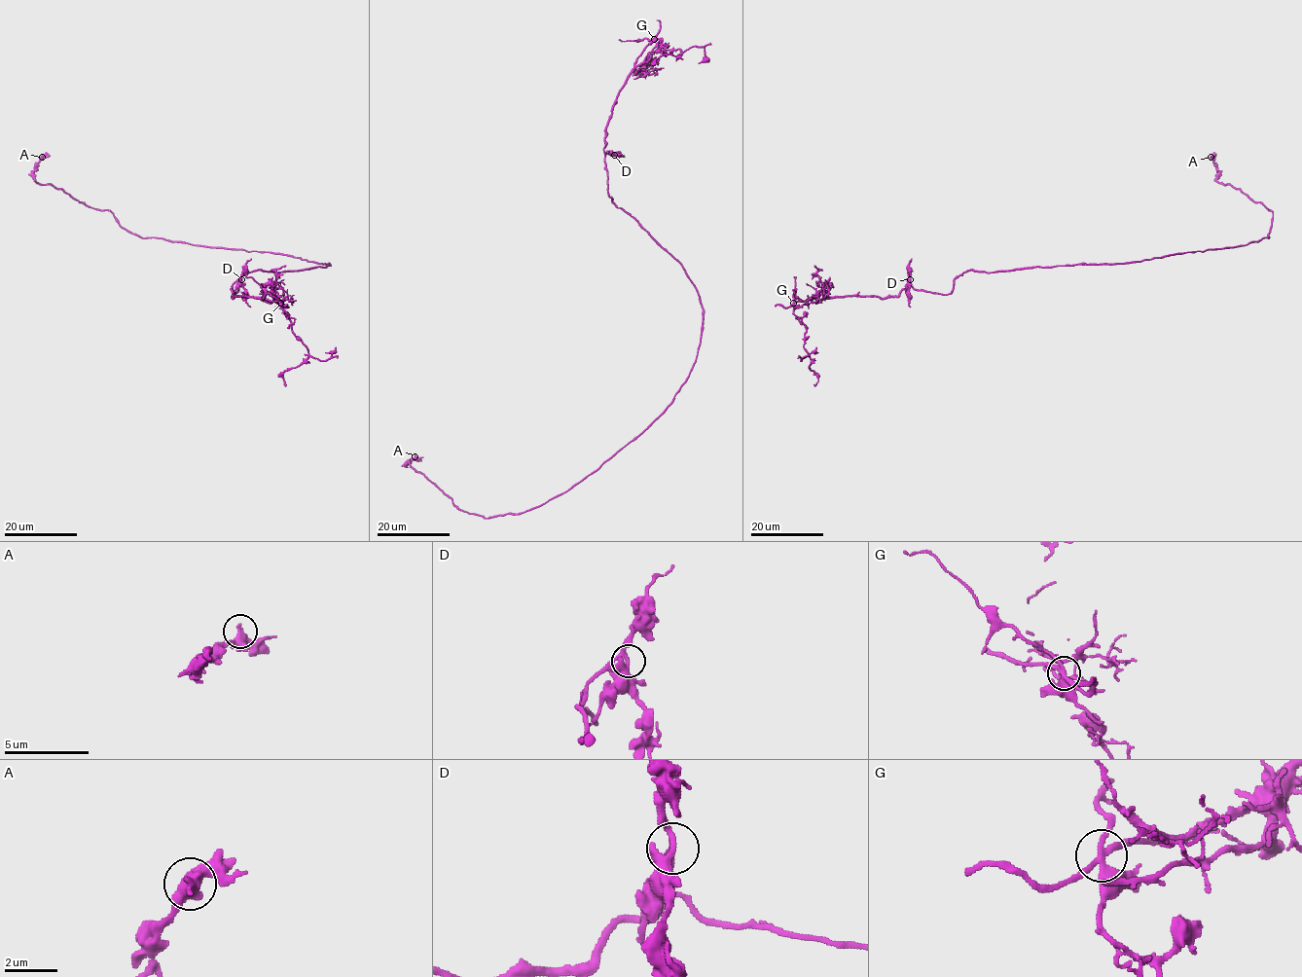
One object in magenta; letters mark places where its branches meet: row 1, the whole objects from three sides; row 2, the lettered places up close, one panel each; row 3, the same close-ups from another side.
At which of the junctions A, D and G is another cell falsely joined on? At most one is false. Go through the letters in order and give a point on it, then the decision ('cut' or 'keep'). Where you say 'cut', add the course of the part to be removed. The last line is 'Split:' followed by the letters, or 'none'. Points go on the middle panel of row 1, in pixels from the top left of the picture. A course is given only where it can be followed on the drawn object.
A: place (415, 456); keep
D: place (614, 155); keep
G: place (654, 39); cut; course (654, 38), (659, 38), (665, 52), (678, 49), (682, 53), (676, 55), (662, 54), (659, 59)
Split: G

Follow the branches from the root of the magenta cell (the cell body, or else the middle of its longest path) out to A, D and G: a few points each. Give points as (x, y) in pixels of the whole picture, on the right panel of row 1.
A: (1073, 265), (1140, 262), (1268, 238), (1273, 212), (1239, 189), (1218, 182), (1211, 157)
D: (1073, 265), (994, 271), (968, 270), (954, 280), (953, 290), (945, 295), (916, 290), (908, 283), (910, 279)
G: (1073, 265), (968, 270), (945, 295), (909, 285), (883, 298), (844, 296), (793, 303)

